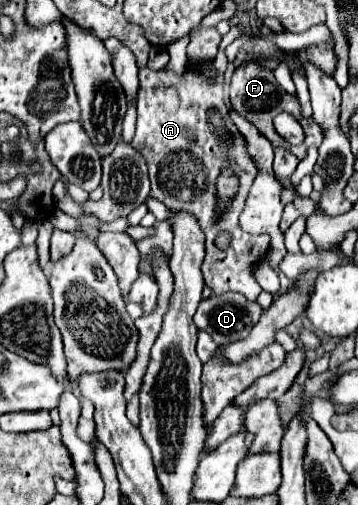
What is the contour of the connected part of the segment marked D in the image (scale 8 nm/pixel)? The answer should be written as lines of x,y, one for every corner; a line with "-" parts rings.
223,293
203,299
193,321
197,329
207,331
217,345
229,345
249,335
261,311
257,301
247,301
241,293

